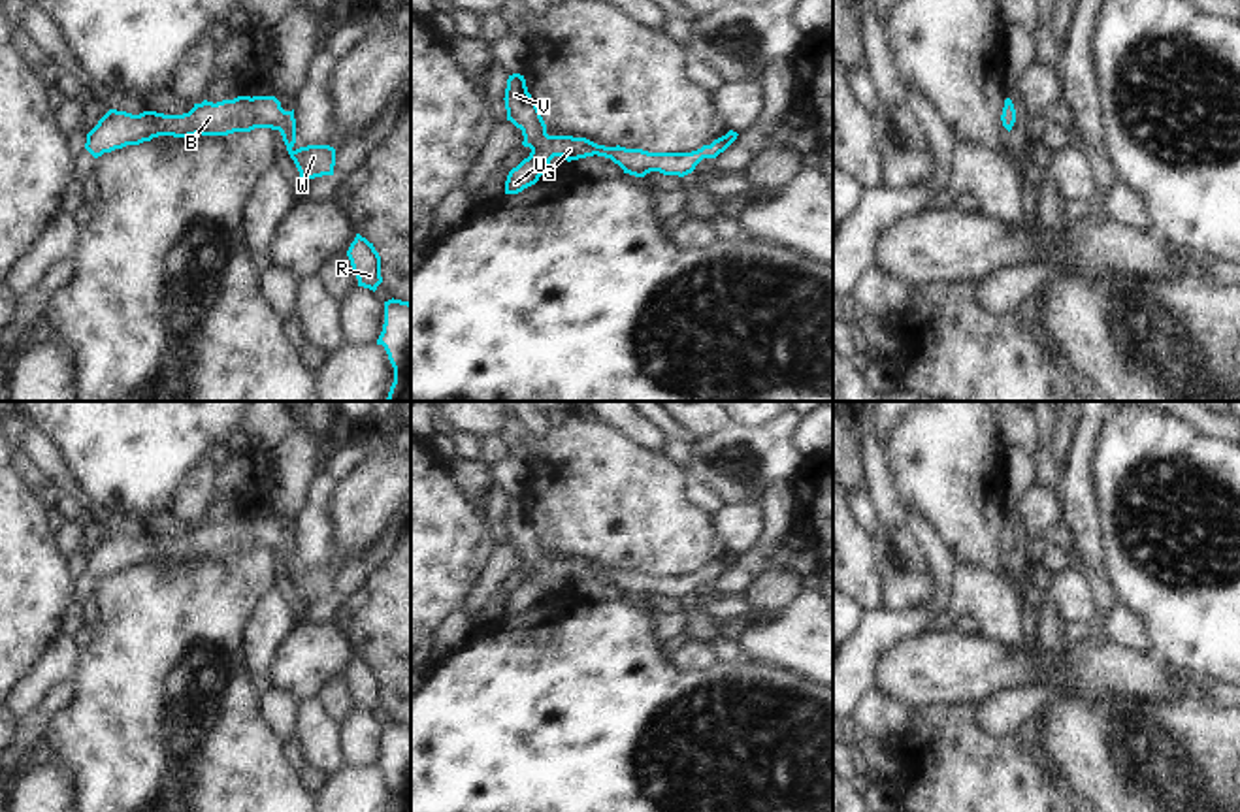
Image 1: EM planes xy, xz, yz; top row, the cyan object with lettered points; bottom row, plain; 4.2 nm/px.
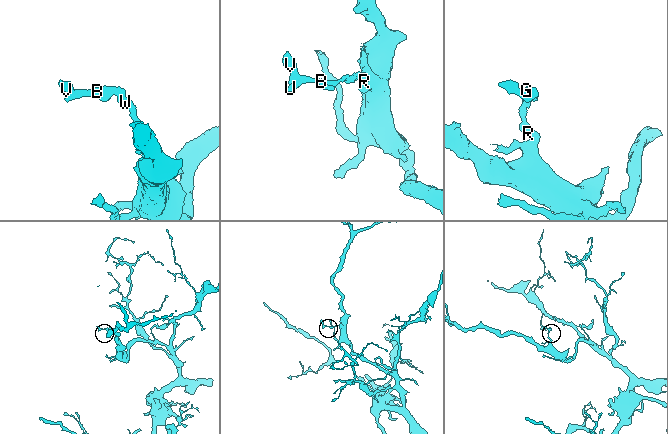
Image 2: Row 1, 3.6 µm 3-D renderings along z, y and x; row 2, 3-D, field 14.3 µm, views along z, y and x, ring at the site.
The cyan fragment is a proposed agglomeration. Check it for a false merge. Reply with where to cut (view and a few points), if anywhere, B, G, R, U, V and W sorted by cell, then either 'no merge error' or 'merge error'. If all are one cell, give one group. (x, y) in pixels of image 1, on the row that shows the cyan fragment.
no cut | B G R U V W | no merge error

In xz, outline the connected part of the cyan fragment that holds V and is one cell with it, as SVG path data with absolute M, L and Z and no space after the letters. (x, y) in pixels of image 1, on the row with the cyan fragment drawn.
M520 73L509 75L503 100L507 121L522 130L522 145L531 149L530 156L509 171L505 181L505 194L518 194L524 188L535 185L539 177L550 168L550 160L554 156L562 156L571 162L597 154L611 158L624 170L624 173L635 177L644 177L650 171L684 177L692 173L703 158L716 158L720 153L724 153L739 136L737 132L729 130L710 145L703 145L692 153L648 153L643 149L626 149L620 145L605 147L586 138L548 136L541 111L531 100L526 79Z

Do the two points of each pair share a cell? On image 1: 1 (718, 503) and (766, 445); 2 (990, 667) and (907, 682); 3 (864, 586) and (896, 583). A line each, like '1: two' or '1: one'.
1: two
2: one
3: two

